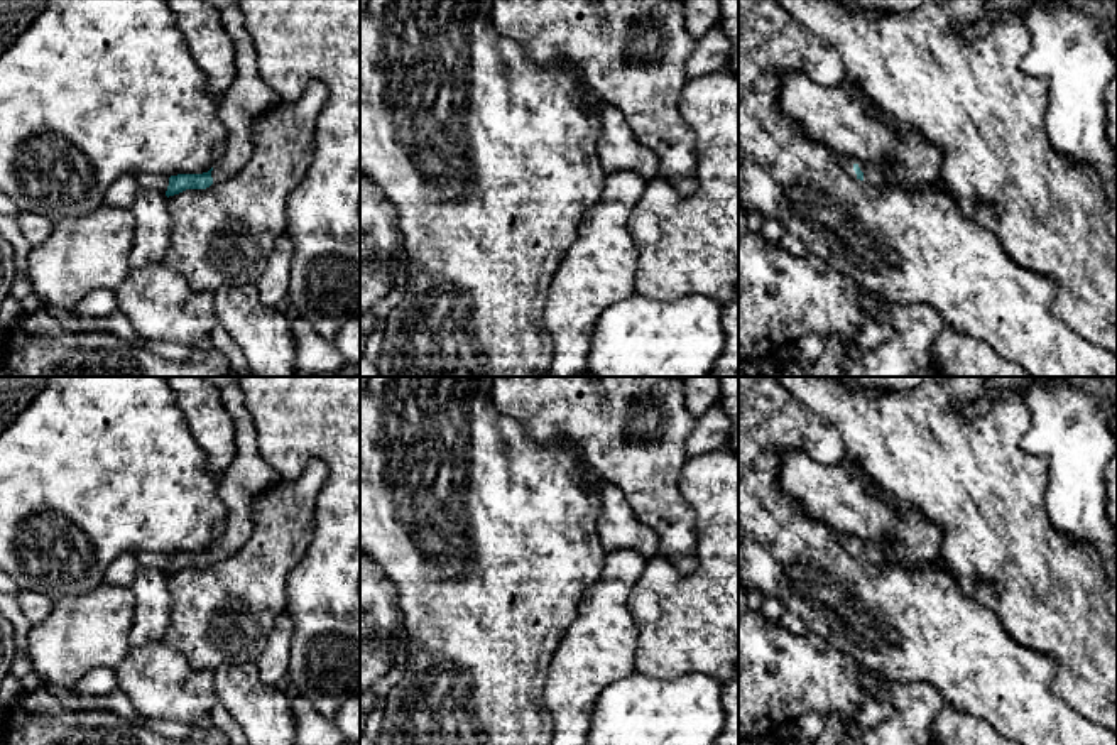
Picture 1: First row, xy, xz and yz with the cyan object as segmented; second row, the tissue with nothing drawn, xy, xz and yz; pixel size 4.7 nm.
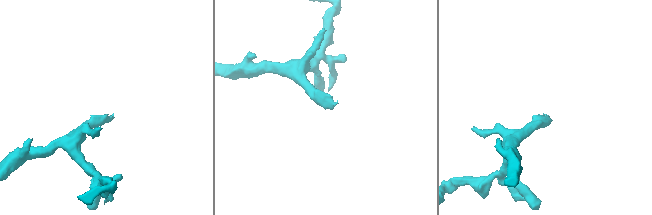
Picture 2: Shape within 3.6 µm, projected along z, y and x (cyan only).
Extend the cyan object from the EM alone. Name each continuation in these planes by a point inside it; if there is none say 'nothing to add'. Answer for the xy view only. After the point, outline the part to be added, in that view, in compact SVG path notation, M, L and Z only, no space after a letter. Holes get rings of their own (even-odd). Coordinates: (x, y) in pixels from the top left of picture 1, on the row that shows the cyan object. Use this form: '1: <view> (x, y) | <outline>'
1: xy (249, 95) | M238 5L220 10L223 25L233 42L237 78L218 101L218 117L226 127L226 150L211 171L213 184L237 176L253 154L252 120L281 103L259 73L253 39L245 27Z

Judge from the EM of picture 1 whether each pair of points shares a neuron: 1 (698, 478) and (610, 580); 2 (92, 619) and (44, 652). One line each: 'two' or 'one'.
1: two
2: one

